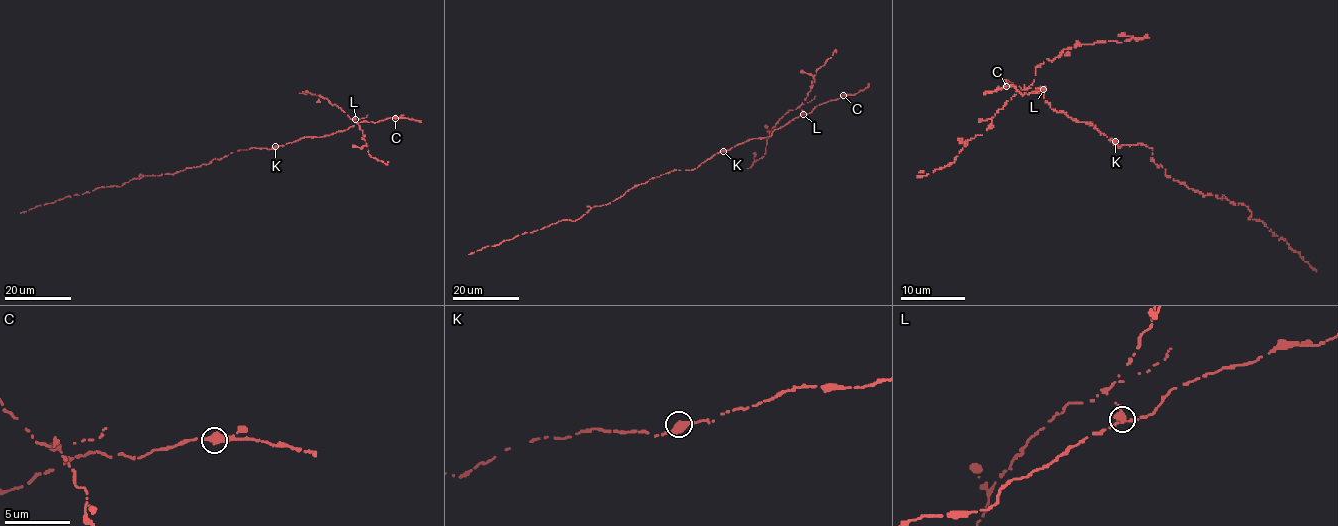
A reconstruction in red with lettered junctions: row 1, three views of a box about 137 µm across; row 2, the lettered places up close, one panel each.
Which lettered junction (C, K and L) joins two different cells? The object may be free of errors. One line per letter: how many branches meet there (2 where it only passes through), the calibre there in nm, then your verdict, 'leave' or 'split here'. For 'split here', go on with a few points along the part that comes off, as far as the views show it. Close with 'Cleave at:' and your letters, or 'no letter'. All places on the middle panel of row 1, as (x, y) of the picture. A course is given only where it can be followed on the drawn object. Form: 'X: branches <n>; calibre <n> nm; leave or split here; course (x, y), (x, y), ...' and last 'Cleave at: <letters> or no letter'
C: branches 1; calibre 600 nm; leave
K: branches 2; calibre 440 nm; leave
L: branches 1; calibre 600 nm; split here; course (803, 114), (799, 107), (814, 82), (816, 70), (835, 50), (836, 52)
Cleave at: L

